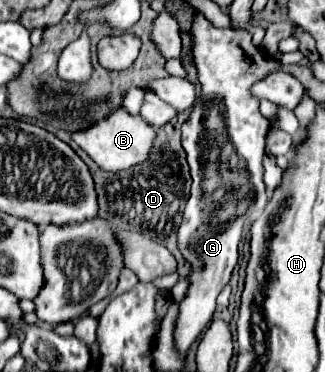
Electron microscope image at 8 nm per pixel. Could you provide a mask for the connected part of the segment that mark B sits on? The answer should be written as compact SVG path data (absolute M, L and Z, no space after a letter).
M124 108L110 112L106 118L94 122L92 126L78 130L72 134L72 140L102 168L108 172L126 170L142 160L146 160L152 142L154 142L154 128L146 124L140 116L130 116Z

